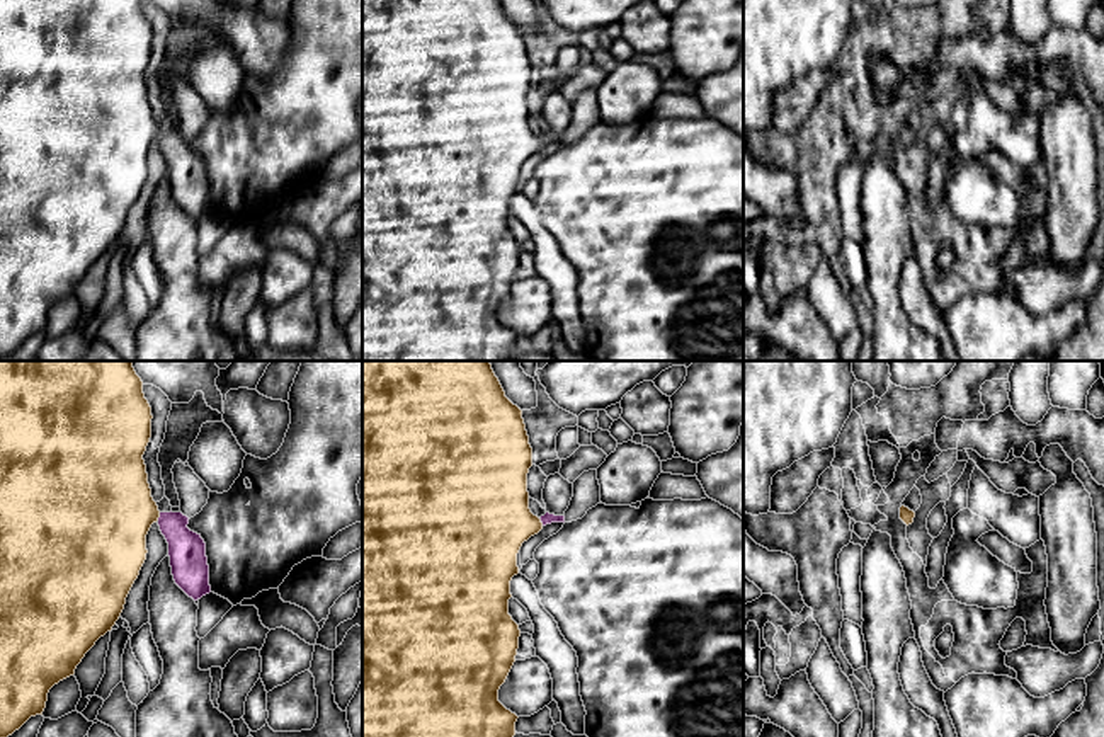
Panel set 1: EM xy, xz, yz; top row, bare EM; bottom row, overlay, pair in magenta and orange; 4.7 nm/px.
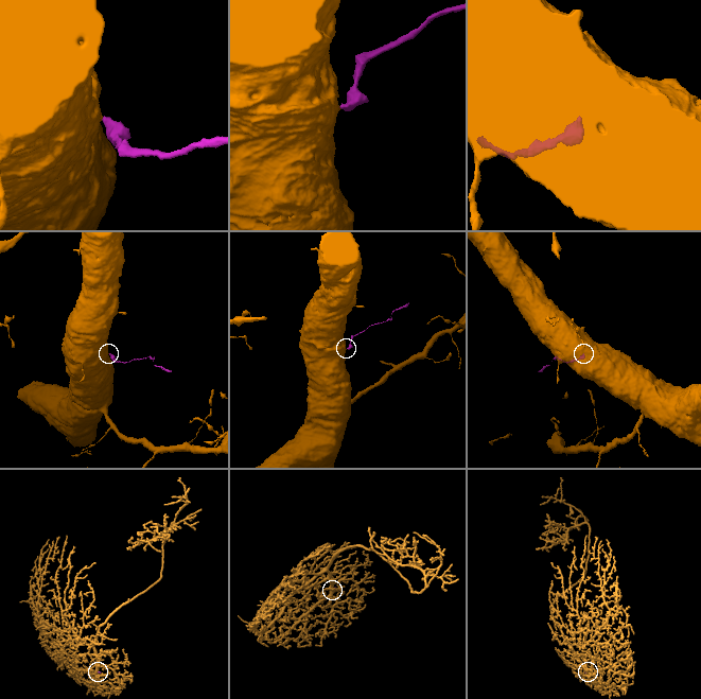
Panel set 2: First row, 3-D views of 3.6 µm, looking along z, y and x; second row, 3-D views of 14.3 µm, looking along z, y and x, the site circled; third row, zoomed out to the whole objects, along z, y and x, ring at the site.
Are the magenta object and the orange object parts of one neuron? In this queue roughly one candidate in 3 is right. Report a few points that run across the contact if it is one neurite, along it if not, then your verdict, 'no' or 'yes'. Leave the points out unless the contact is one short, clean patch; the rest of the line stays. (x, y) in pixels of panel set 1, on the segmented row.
xy (186, 548), (177, 533), (160, 516), (143, 511), (108, 511) | yes

